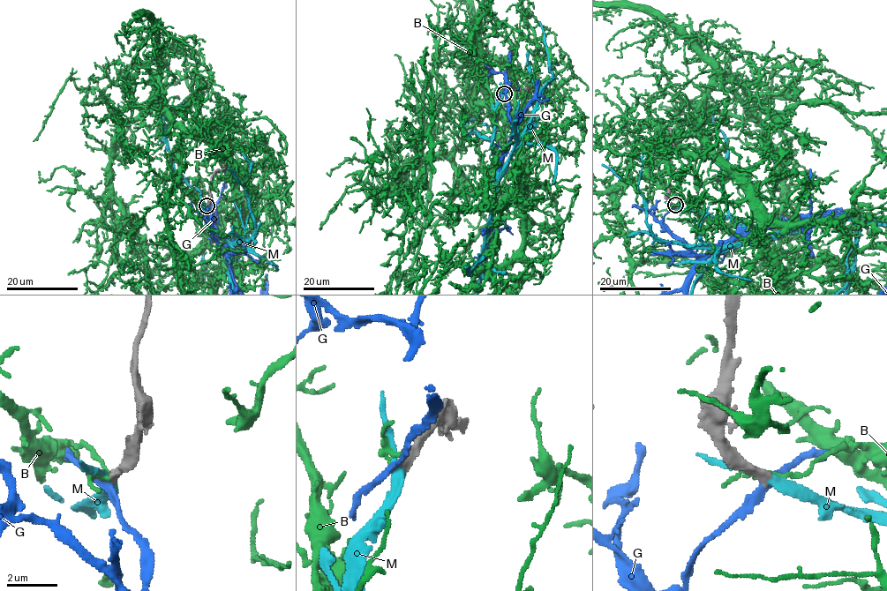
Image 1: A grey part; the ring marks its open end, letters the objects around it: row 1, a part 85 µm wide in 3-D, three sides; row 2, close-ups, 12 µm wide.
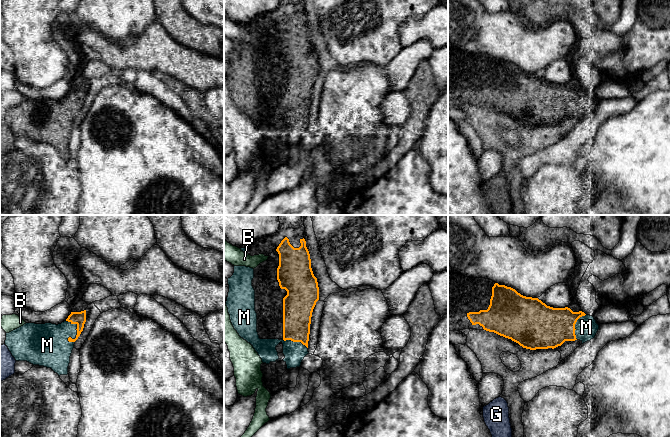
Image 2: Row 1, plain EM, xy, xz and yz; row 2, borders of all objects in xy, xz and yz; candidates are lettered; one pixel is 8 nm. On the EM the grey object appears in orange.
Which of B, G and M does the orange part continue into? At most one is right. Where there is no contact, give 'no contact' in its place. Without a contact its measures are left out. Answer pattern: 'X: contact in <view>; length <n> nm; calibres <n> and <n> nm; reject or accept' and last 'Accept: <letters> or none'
B: no contact; reject
G: no contact; reject
M: contact in xy; length 200 nm; calibres 110 and 320 nm; accept
Accept: M

